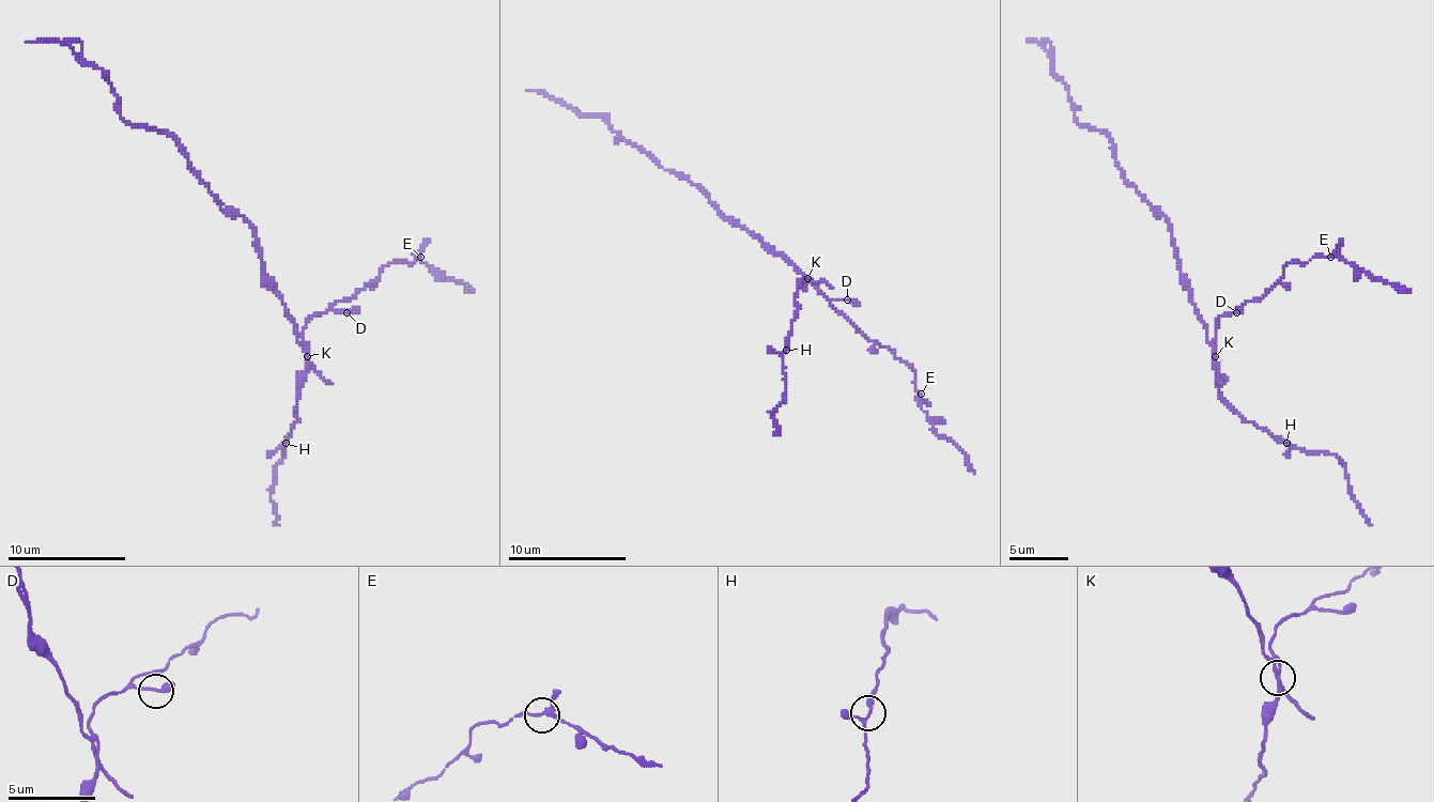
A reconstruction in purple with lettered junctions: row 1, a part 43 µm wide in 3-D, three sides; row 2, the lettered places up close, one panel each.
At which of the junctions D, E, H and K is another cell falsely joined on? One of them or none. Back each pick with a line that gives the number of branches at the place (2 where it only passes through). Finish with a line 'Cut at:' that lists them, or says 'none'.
K: 3
Cut at: K

